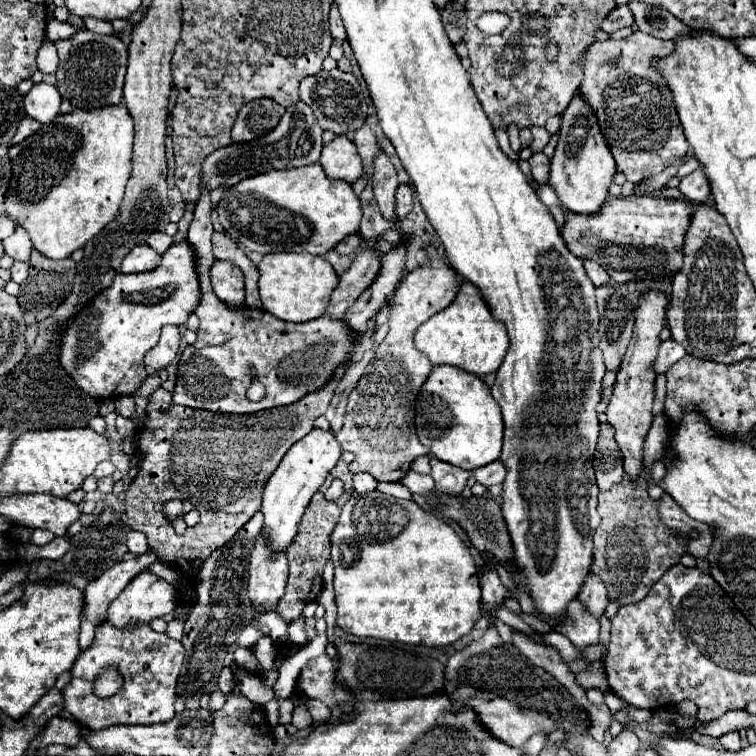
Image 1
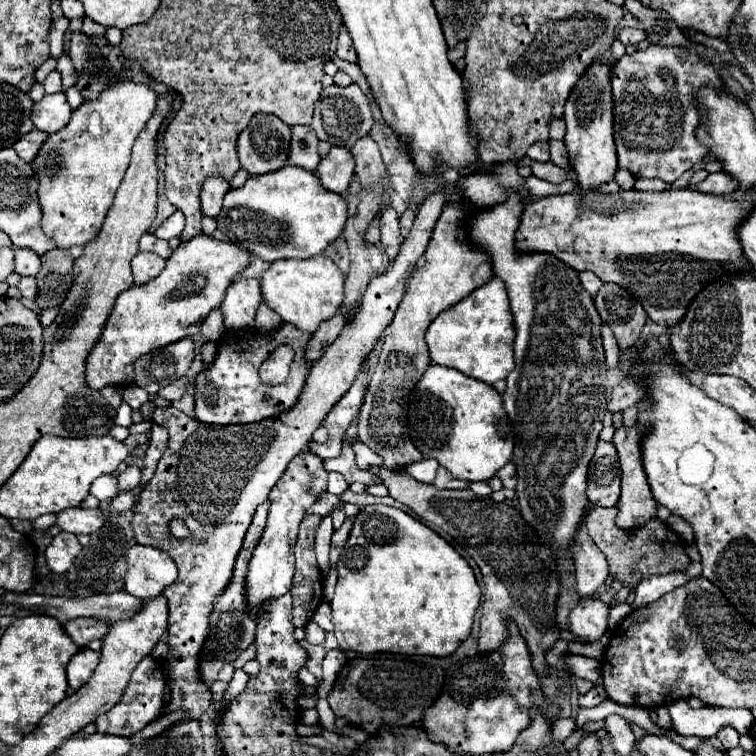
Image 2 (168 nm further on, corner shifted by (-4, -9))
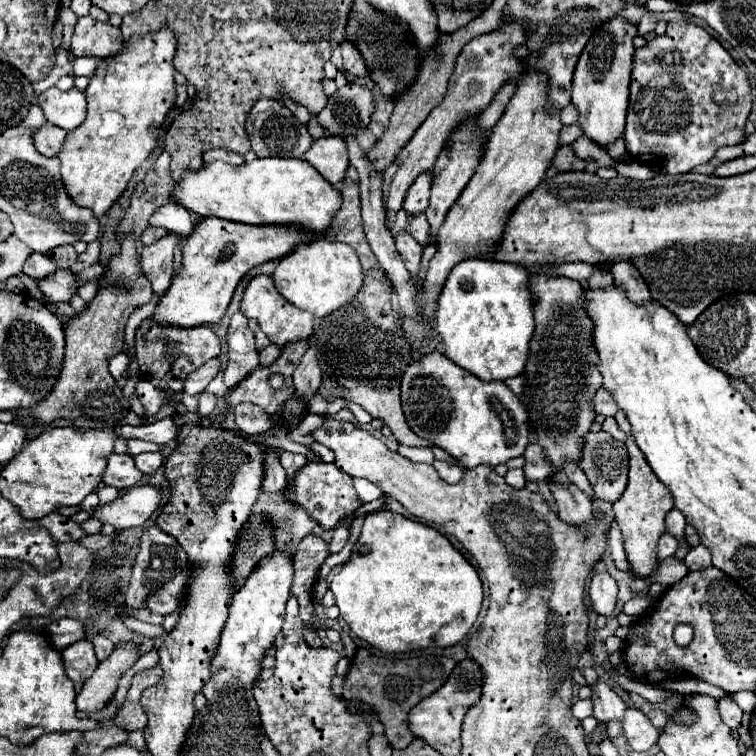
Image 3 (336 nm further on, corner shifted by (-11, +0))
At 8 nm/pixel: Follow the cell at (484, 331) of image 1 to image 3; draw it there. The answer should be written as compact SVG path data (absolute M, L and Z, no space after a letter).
M468 258L448 274L440 292L440 312L436 304L436 330L444 354L470 374L480 380L506 380L520 376L528 362L528 340L532 340L532 328L532 296L528 296L528 270L524 266L488 258Z

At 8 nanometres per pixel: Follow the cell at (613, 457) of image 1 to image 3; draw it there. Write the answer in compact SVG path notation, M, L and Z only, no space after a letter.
M588 432L584 436L580 468L594 488L594 498L614 504L628 482L626 444L606 432Z

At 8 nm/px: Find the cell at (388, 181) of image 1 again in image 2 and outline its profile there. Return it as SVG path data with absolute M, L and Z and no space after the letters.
M385 207L381 211L379 219L381 219L381 243L383 243L389 259L393 259L403 241L401 233L399 233L399 217L393 207Z

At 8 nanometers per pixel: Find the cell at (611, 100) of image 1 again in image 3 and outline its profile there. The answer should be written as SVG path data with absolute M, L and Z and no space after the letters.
M672 20L662 36L650 40L634 54L630 84L630 104L626 118L626 150L648 166L658 166L666 174L682 174L706 164L722 146L736 146L746 140L744 122L752 110L752 90L746 72L702 26L688 20Z

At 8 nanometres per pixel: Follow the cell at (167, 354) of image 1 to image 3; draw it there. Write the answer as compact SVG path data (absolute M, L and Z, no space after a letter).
M152 316L144 318L136 328L136 360L140 366L140 376L152 382L158 390L182 392L184 380L190 372L200 368L200 364L210 358L220 356L222 344L210 326L198 328L174 328L172 324L158 324Z

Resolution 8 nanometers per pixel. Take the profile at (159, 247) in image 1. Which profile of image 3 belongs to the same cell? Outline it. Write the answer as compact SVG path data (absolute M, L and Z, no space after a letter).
M146 228L144 232L142 232L142 244L152 244L152 242L156 242L156 240L160 240L162 236L166 234L166 230L164 228Z

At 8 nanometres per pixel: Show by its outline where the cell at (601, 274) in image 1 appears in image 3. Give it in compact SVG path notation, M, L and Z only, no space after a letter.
M574 262L574 264L562 264L562 266L552 266L552 270L548 272L556 272L558 276L564 276L564 278L572 278L580 284L586 284L588 278L592 276L592 270L594 266L592 264L584 264L584 262Z

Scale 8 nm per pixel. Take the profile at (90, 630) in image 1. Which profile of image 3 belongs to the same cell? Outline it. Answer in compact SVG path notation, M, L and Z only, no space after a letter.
M100 634L100 636L96 636L96 638L94 638L94 650L96 650L98 660L102 662L102 660L106 660L106 658L112 654L114 644L112 644L104 634Z

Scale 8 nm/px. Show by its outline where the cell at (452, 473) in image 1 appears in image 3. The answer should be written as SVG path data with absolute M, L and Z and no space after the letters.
M436 460L436 462L434 462L434 468L436 468L438 476L440 476L444 482L448 482L448 484L460 482L460 478L462 478L462 474L464 474L464 468L454 466L454 464L450 464L450 462L440 462L440 460Z

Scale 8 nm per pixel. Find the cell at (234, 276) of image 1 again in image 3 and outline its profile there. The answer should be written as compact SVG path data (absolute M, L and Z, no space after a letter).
M256 276L252 278L252 282L248 284L240 310L244 312L246 318L254 318L262 332L270 338L272 344L278 346L286 346L288 342L298 342L298 340L306 340L312 334L312 326L314 326L314 316L310 312L304 312L300 308L296 308L294 304L290 304L288 300L284 300L284 296L280 296L280 292L274 288L274 282L270 276Z

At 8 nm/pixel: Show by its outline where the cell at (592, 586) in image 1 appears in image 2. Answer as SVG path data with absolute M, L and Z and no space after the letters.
M585 525L577 531L573 545L573 563L577 571L577 593L579 597L595 597L597 589L609 577L609 565L603 553L587 535Z

